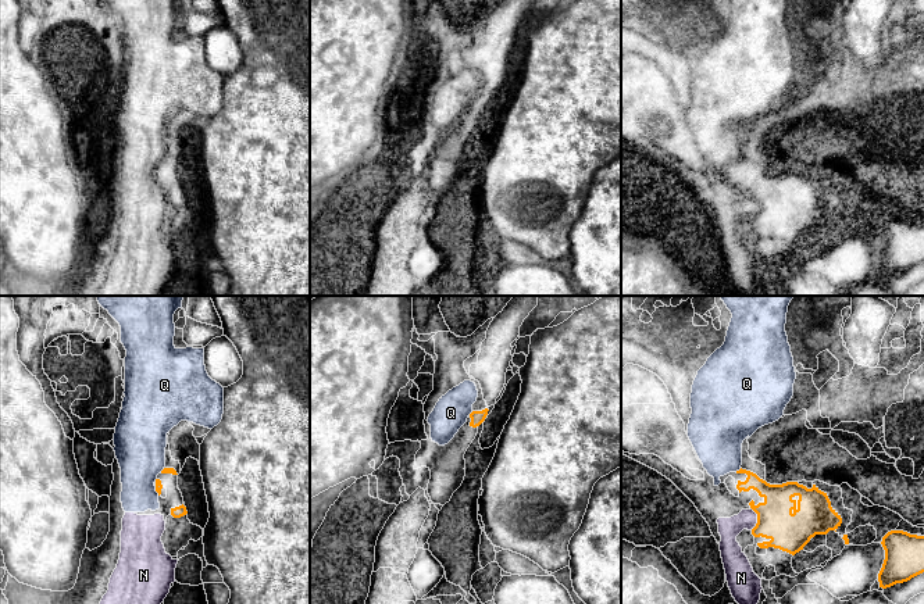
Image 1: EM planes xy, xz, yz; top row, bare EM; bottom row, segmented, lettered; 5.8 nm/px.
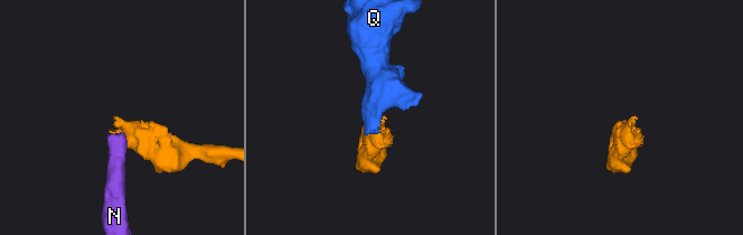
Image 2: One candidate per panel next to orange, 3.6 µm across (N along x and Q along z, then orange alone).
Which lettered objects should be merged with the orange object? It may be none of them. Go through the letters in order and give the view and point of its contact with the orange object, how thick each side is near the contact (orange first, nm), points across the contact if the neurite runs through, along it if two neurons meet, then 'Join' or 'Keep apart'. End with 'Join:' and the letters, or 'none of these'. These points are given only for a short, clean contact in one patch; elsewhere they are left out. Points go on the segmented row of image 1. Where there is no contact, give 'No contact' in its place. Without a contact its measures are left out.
N: Touches orange at yz (757, 518). Thickness 220 nm (orange) against 130 nm. Boundary: yz (751, 507), (756, 514), (756, 525), (752, 529). Keep apart
Q: Touches orange at yz (739, 470). Thickness 130 nm (orange) against 300 nm. Boundary: yz (741, 468), (735, 471). Keep apart
Join: none of these

